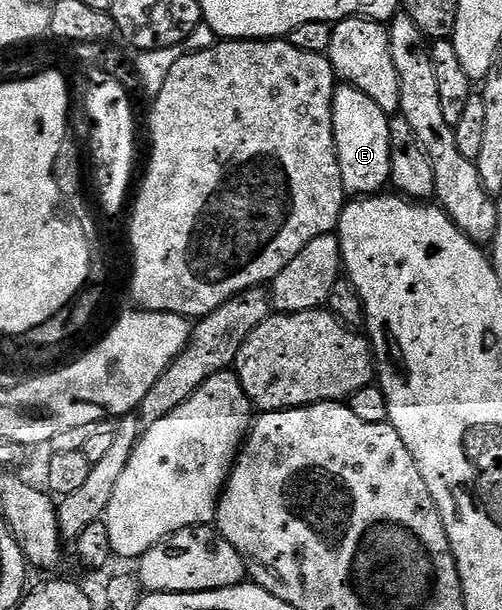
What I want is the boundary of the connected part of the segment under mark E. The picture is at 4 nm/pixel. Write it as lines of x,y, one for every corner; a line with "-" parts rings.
347,84
336,87
332,101
334,144
338,168
342,172
345,195
375,196
389,185
390,176
390,118
358,88

